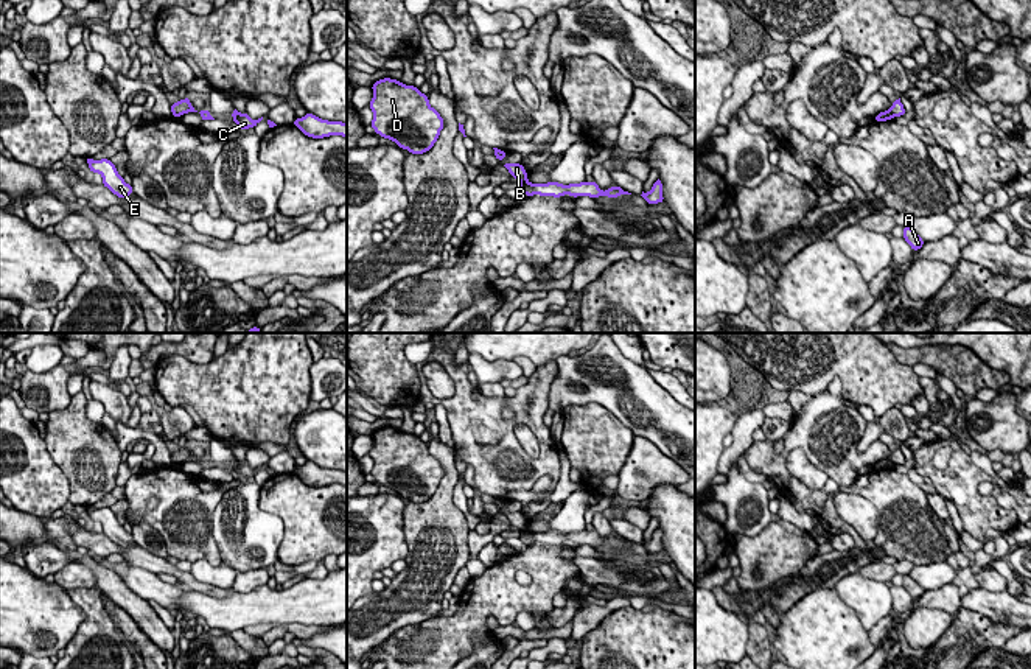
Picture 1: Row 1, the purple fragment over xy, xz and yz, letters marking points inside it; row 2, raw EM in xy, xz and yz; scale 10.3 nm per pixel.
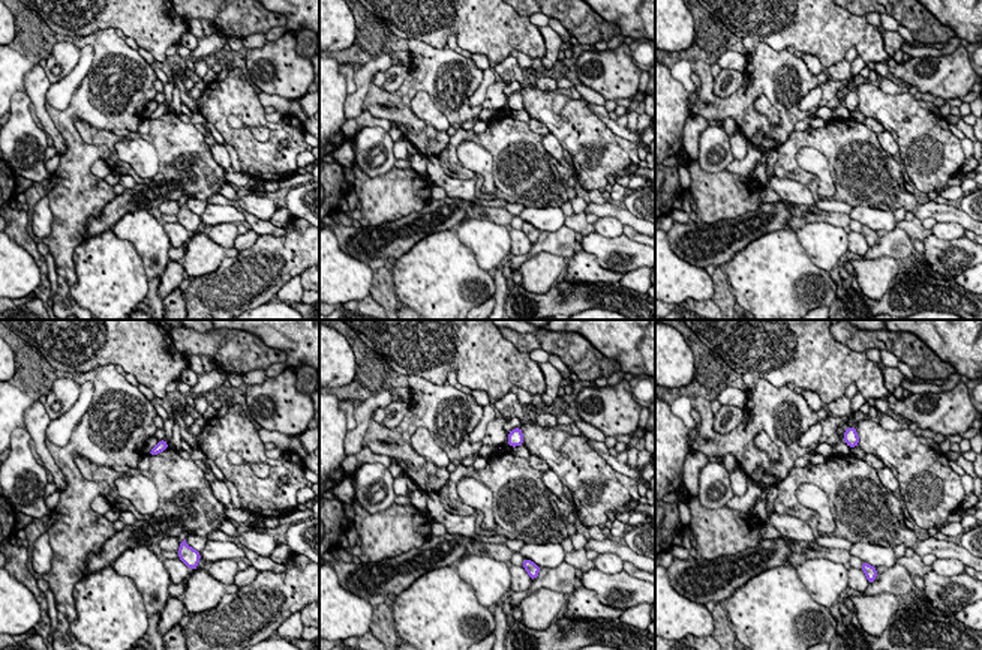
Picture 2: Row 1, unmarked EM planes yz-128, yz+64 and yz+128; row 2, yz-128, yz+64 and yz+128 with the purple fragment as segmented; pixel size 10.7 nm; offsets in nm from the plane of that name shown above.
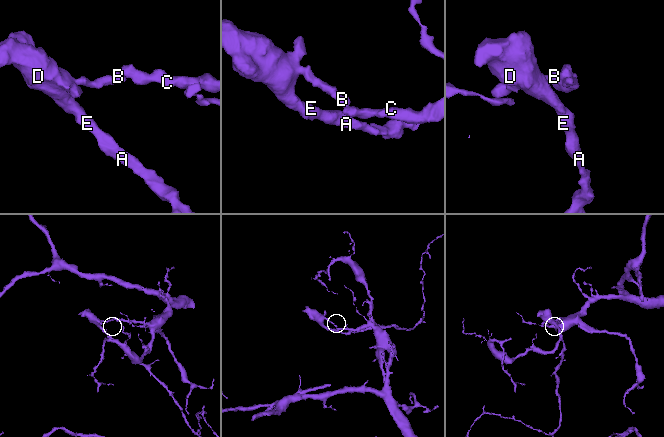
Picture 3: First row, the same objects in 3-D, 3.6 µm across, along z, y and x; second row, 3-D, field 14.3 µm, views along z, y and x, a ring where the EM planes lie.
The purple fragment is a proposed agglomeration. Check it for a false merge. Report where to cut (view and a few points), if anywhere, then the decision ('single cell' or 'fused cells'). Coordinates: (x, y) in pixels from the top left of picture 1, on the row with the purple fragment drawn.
cut in yz along (890, 109), (894, 115); fused cells

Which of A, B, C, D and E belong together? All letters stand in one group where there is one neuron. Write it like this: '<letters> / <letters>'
A B D E / C

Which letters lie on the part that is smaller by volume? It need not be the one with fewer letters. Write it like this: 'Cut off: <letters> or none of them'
Cut off: A, B, D, E

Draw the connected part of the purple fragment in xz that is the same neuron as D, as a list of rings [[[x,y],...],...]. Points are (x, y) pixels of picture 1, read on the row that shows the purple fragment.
[[[383,78],[370,86],[373,110],[370,126],[384,138],[395,142],[411,154],[425,154],[437,142],[445,126],[442,115],[429,106],[428,95],[415,86]]]

